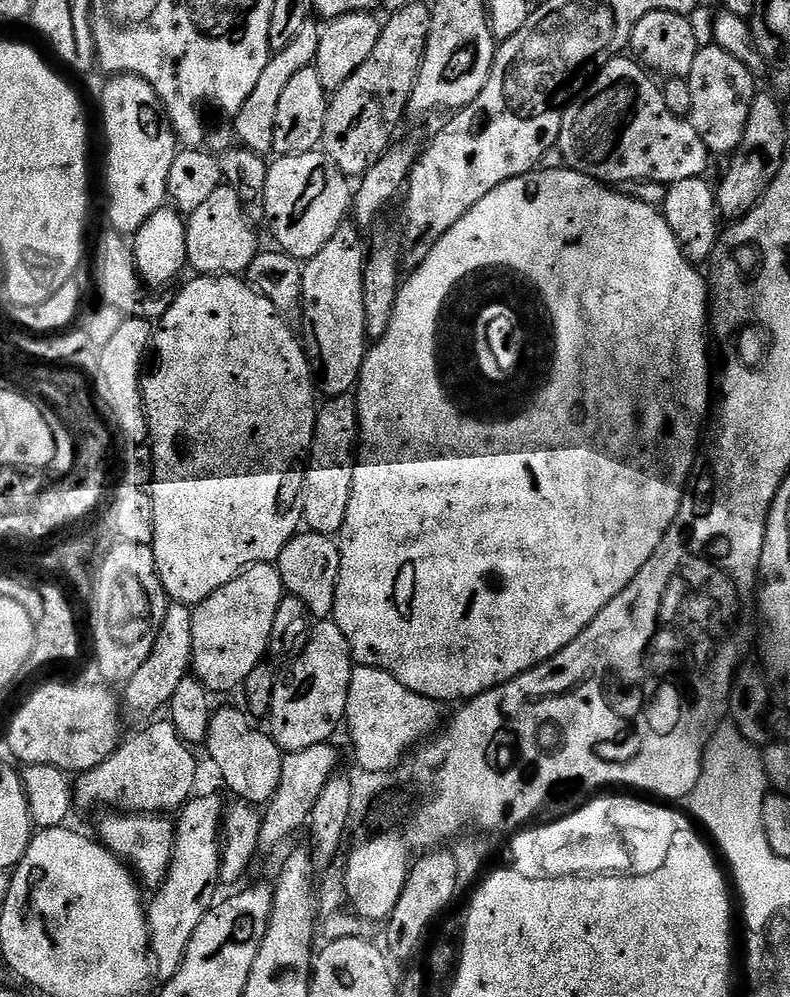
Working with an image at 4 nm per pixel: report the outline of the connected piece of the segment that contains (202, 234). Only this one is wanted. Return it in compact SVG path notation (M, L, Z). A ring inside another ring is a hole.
M231 186L216 188L196 210L187 213L184 225L186 261L193 273L206 276L236 276L248 268L258 251L256 236L244 218L241 193Z

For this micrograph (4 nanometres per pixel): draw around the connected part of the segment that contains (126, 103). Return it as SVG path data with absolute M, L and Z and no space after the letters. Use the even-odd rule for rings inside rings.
M113 75L109 80L100 92L105 140L104 196L108 199L106 224L116 234L132 234L150 214L165 207L168 171L178 144L162 123L161 103L151 85L133 75Z

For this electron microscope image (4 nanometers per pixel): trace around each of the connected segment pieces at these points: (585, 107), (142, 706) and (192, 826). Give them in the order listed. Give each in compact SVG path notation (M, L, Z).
M627 55L625 56L616 56L613 60L606 61L597 70L596 77L565 106L564 113L561 116L559 113L558 124L560 120L560 129L556 132L556 148L560 151L561 158L564 159L561 161L567 167L571 168L573 172L580 172L583 176L589 176L590 179L599 180L608 186L618 186L624 180L649 180L650 182L670 185L677 184L678 182L686 182L686 178L703 177L705 175L704 171L708 168L710 153L707 146L702 142L702 138L698 138L698 130L694 130L691 120L683 116L676 116L673 112L668 111L661 85L659 83L656 85L651 80L653 77L635 59L629 58Z
M175 602L167 605L169 608L165 610L164 617L159 617L158 627L154 632L152 640L152 649L146 658L146 662L142 662L142 666L138 666L138 670L123 685L124 700L122 696L123 707L129 708L136 716L148 716L151 712L156 712L167 705L168 700L174 694L174 690L178 686L178 682L182 682L182 678L189 675L190 663L192 661L192 608L187 604L177 604Z
M193 795L174 820L176 837L172 843L172 865L166 878L155 889L156 896L146 908L150 933L150 956L161 981L178 974L194 930L214 906L212 895L220 884L220 850L222 847L222 803L216 796Z

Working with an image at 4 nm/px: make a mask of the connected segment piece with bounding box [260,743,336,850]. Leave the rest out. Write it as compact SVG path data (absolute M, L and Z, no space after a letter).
M331 743L318 746L306 746L306 750L289 752L281 762L281 782L262 812L260 822L260 848L276 848L291 832L305 827L309 814L314 810L314 802L318 802L318 794L322 786L333 776L336 764L336 752Z

